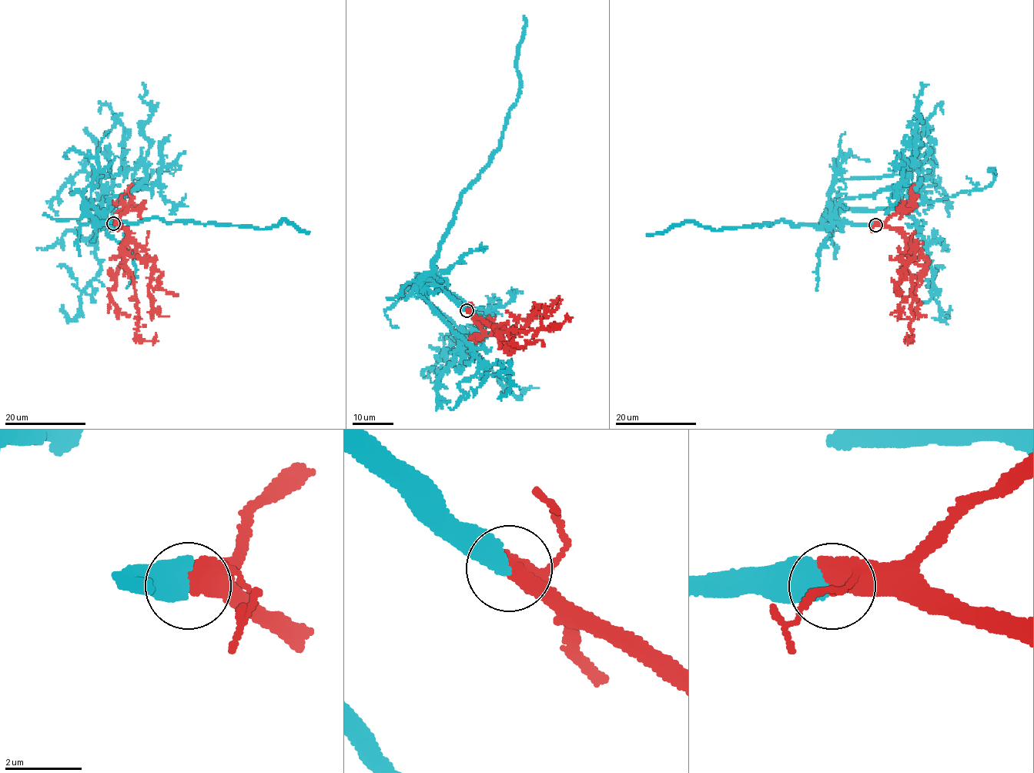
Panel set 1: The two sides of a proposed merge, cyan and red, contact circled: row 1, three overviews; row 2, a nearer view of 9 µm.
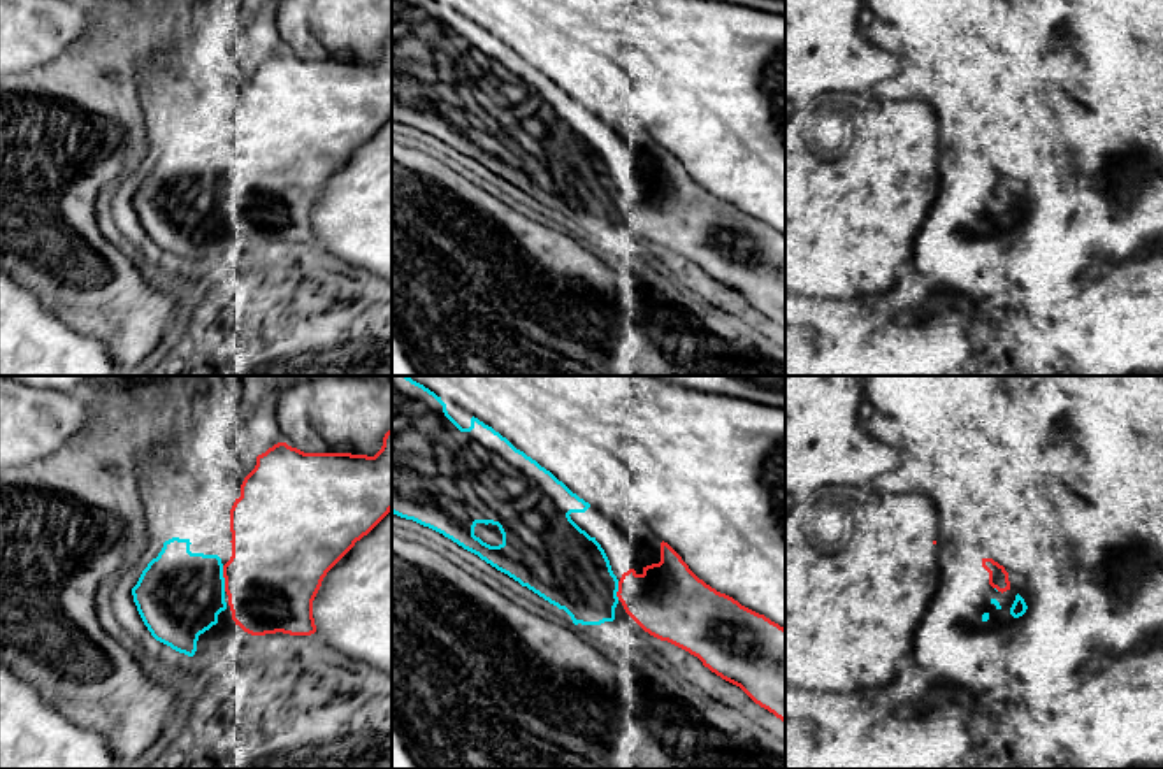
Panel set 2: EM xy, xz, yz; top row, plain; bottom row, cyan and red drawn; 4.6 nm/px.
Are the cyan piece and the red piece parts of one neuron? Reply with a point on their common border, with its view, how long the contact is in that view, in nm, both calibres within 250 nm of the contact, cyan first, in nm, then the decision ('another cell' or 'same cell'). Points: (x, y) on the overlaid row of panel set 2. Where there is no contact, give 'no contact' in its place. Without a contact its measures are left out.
xy (223, 578) | 120 nm | 400/440 nm | same cell

